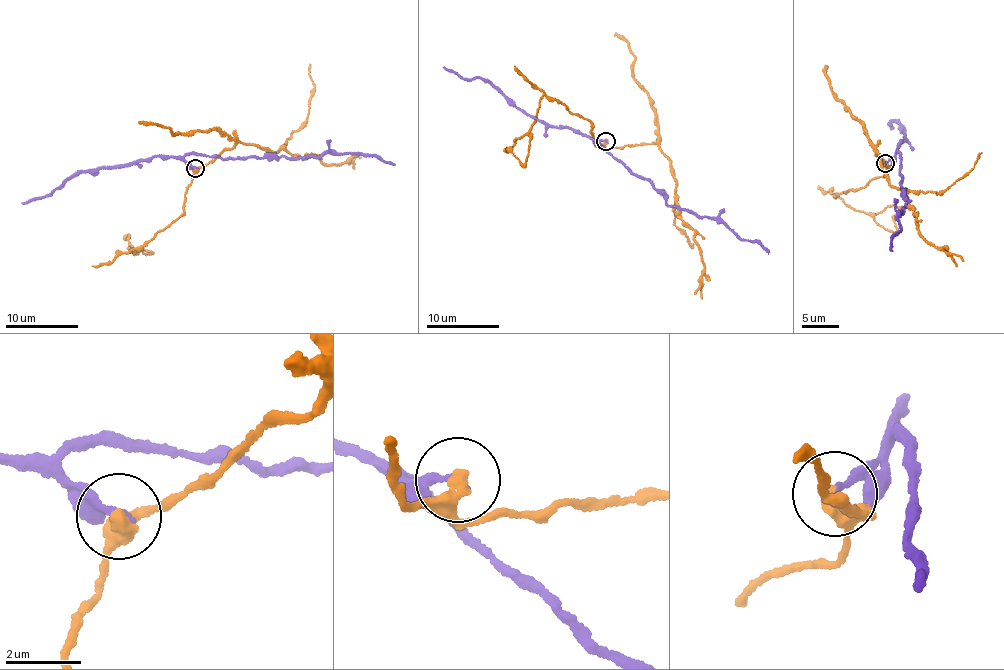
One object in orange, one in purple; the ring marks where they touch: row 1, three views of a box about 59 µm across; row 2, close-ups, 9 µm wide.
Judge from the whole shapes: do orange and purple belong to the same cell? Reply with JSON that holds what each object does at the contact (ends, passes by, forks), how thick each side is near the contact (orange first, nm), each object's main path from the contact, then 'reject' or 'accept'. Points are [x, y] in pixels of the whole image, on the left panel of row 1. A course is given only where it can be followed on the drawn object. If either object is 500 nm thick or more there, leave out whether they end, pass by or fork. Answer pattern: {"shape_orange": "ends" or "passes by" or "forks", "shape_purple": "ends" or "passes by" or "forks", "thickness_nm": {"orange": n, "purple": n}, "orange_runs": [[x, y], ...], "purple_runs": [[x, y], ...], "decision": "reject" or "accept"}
{"shape_orange": "ends", "shape_purple": "ends", "thickness_nm": {"orange": 400, "purple": 160}, "orange_runs": [[194, 168], [241, 142], [275, 153], [281, 149], [302, 158], [317, 156], [324, 163], [361, 156]], "purple_runs": [[194, 168], [186, 162], [187, 154], [304, 160], [328, 152], [363, 153], [395, 164]], "decision": "reject"}

